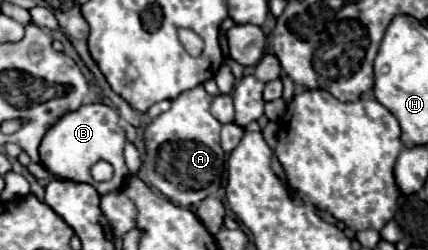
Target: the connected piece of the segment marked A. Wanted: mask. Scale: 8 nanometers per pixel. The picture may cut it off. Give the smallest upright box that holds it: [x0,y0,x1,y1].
[143,85,225,207]

